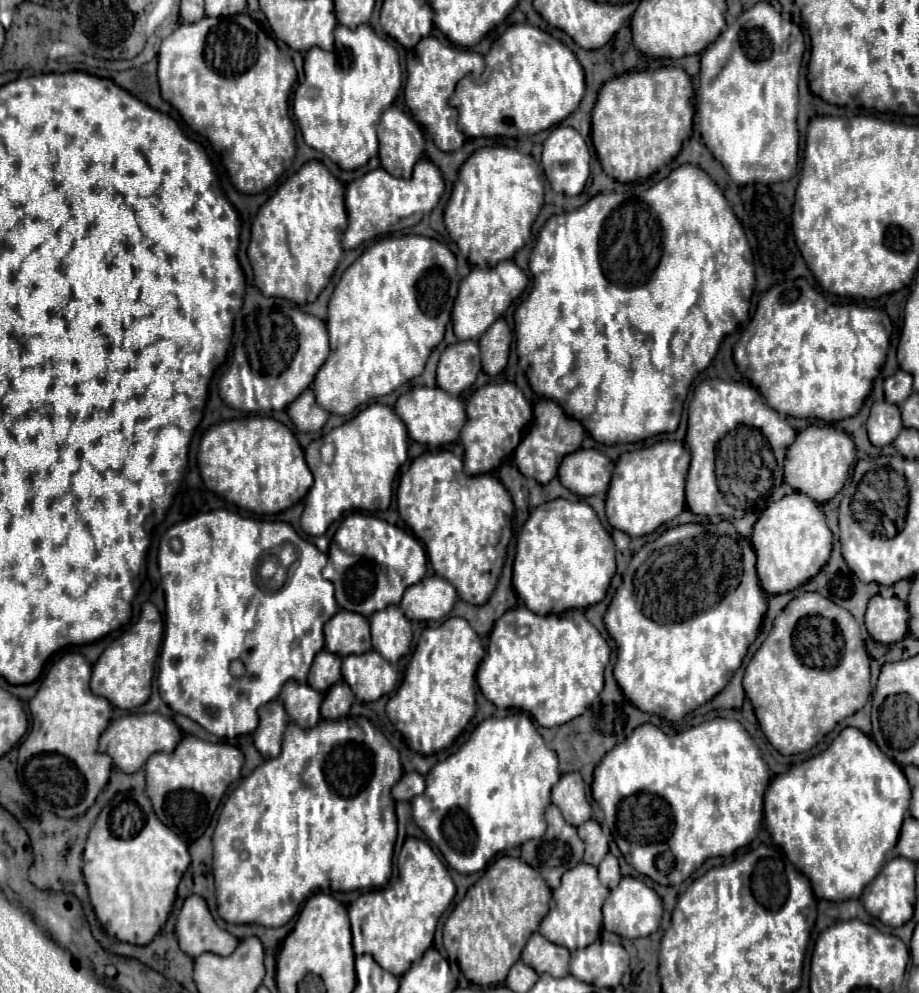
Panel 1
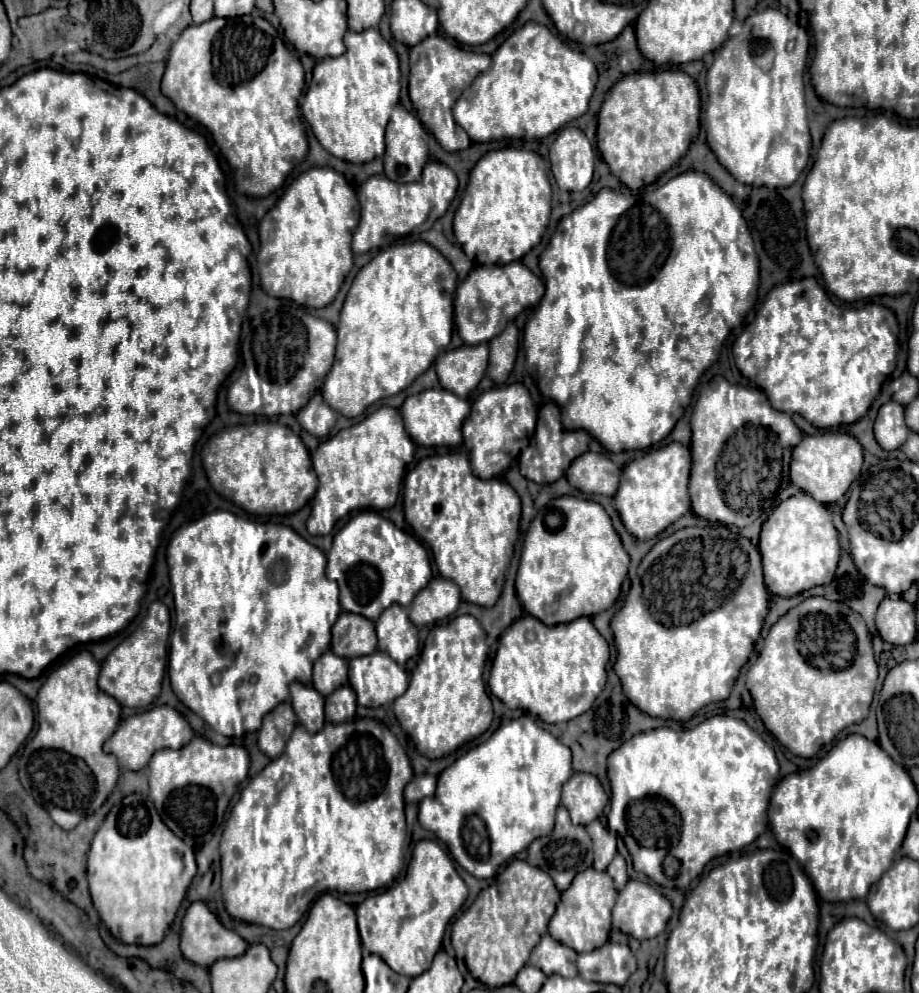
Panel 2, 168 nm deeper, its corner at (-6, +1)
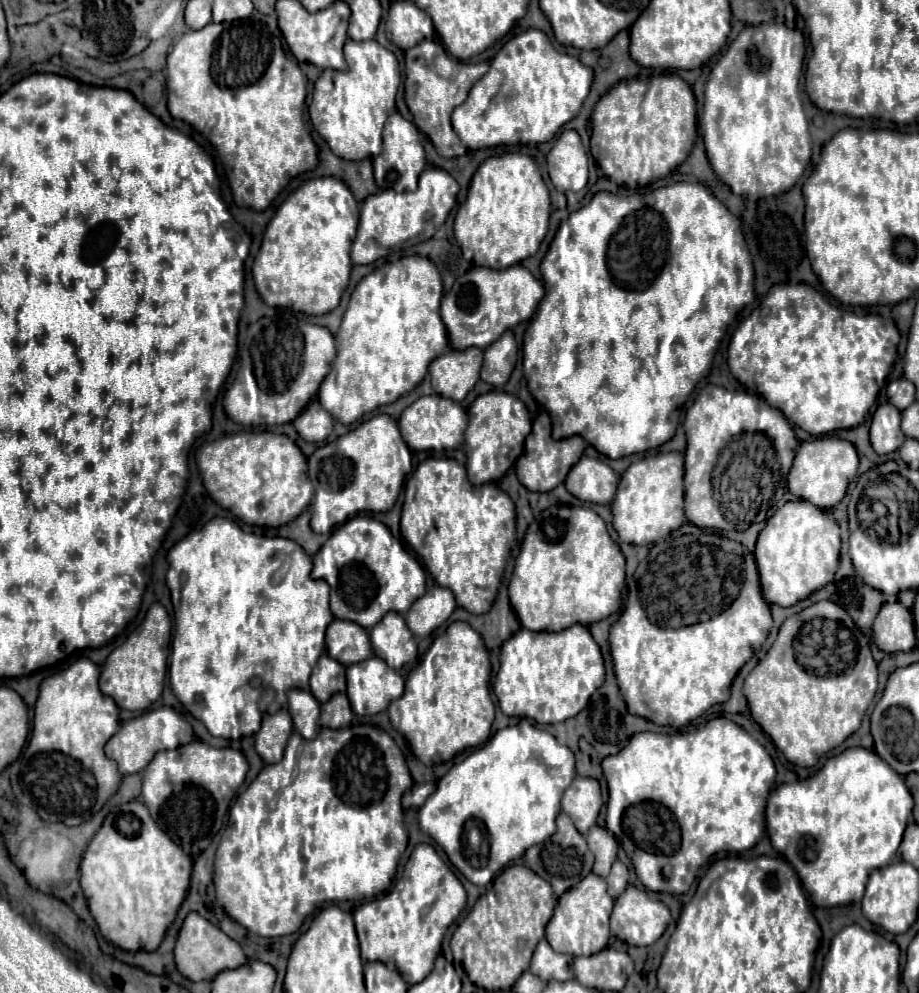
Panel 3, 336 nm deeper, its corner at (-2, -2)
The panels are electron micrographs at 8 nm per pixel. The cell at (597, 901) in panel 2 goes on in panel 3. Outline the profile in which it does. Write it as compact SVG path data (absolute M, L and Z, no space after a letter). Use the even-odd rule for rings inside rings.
M589 874L559 898L555 914L546 926L545 938L557 952L567 952L571 956L597 954L607 946L609 940L611 910L613 898L607 894L607 882L597 874Z

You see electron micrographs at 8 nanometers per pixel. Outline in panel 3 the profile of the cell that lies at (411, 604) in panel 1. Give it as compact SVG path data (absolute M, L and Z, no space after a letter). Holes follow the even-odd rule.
M433 586L427 590L405 614L405 622L415 636L429 636L435 632L455 610L455 596L449 588Z

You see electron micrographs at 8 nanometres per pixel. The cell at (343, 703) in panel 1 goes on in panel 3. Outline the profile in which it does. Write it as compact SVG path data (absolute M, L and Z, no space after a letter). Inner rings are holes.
M337 693L329 702L321 704L321 718L319 724L322 728L339 729L349 726L353 720L353 712L347 694Z

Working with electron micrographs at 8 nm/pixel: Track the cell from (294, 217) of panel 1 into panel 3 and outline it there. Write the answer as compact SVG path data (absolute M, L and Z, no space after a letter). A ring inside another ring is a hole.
M325 176L303 182L267 224L261 250L253 264L259 296L269 306L291 308L295 312L313 316L331 312L349 284L349 252L357 224L359 204L339 178Z

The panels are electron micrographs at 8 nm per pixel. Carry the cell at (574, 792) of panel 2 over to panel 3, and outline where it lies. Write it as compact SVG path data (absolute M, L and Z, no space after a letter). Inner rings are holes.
M577 776L561 798L563 812L571 816L573 824L581 834L587 834L587 830L597 822L601 804L603 800L599 782L583 776Z

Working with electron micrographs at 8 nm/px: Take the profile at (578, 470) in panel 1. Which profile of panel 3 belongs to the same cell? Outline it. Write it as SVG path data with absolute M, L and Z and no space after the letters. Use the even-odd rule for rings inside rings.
M583 456L571 468L565 486L581 502L611 504L617 490L617 476L605 462Z

